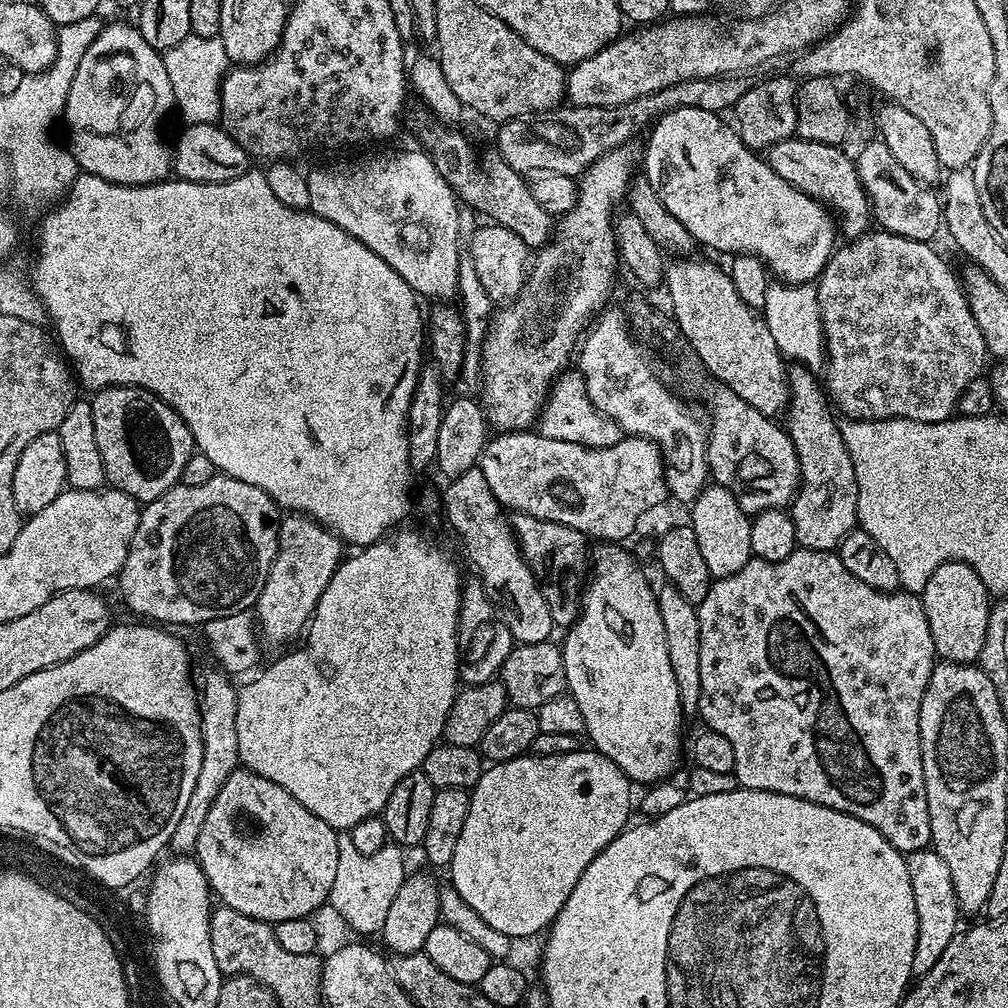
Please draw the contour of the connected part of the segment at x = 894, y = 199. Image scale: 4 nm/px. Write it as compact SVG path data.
M873 138L860 153L855 153L854 163L856 173L864 187L864 193L868 196L868 202L877 224L883 231L892 232L902 238L911 240L931 241L932 235L942 228L942 204L931 187L919 184L905 170L902 162L886 150L883 140Z

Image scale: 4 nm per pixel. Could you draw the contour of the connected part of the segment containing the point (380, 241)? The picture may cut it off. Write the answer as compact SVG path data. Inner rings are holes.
M419 151L420 152L392 152L389 154L389 156L364 156L361 158L361 160L344 160L341 162L341 164L328 164L325 166L325 168L316 168L313 170L313 172L309 171L307 173L307 178L308 185L310 186L310 211L312 211L315 216L326 218L326 222L334 222L334 226L338 226L342 230L346 230L346 234L350 234L354 238L358 238L358 242L362 242L365 244L365 246L367 246L367 248L374 250L374 254L378 254L378 258L382 258L382 262L387 262L387 264L390 265L393 270L398 270L398 274L402 277L402 279L407 282L407 284L410 285L410 287L414 289L415 292L421 297L433 296L433 298L436 299L436 302L448 302L451 301L448 299L450 299L451 296L453 299L458 292L457 270L458 266L460 265L460 253L462 251L461 247L458 246L458 243L460 243L460 237L458 236L458 214L460 204L456 193L453 192L452 188L446 182L446 178L442 178L442 174L438 170L436 163L432 161L432 157L428 155L427 151Z

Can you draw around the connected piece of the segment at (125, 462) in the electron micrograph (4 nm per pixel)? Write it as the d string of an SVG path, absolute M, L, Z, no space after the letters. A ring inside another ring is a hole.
M113 384L111 388L102 388L91 397L94 414L94 438L98 442L98 454L102 454L102 466L107 483L113 489L125 492L139 502L147 502L158 498L166 490L178 483L182 474L182 466L186 466L186 458L194 451L192 435L182 422L182 418L162 398L150 394L145 388L131 388L121 384Z

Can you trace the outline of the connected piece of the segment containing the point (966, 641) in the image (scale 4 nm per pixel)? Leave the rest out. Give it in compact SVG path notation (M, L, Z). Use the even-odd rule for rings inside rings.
M951 560L930 574L922 599L937 657L950 664L976 664L982 654L982 642L986 642L990 607L990 593L982 578L966 562Z

